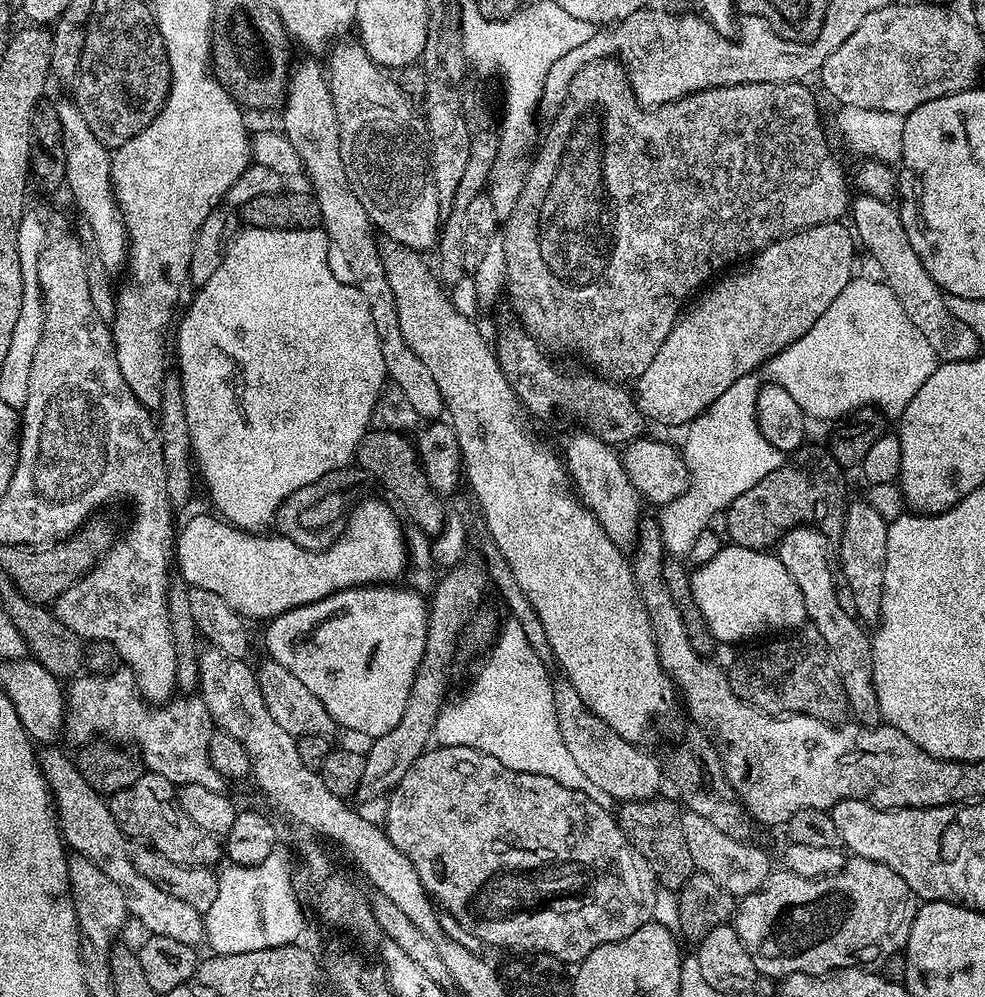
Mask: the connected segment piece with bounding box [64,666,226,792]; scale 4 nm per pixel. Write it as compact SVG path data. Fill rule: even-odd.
M121 666L111 676L94 676L80 674L69 679L66 684L66 711L64 713L65 739L77 746L84 746L104 733L114 734L118 738L134 738L142 742L146 757L150 760L148 771L162 774L174 786L198 785L208 790L223 791L226 786L224 777L218 774L210 762L209 744L214 731L214 723L206 702L196 694L180 694L175 698L161 703L159 706L149 706L136 686L136 675L127 666Z

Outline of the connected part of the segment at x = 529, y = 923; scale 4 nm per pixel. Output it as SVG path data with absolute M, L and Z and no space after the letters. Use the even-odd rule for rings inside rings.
M432 746L429 747L423 755L418 757L414 764L410 766L409 770L407 770L402 780L398 782L394 789L387 793L385 820L382 827L384 833L390 838L390 842L410 860L414 866L414 870L418 872L418 878L422 880L422 886L428 891L428 895L432 897L433 901L435 901L441 909L444 907L454 919L460 920L456 921L459 927L464 928L470 934L474 934L474 938L478 938L481 945L487 946L487 944L493 944L496 948L525 948L525 953L528 954L545 952L546 955L553 956L553 958L563 962L565 965L576 966L594 950L598 950L598 946L606 946L607 944L618 942L622 938L634 934L634 930L653 923L654 902L656 901L656 893L658 891L658 881L655 871L652 865L648 863L648 859L633 846L631 840L626 838L626 834L619 826L617 817L613 815L609 809L598 806L598 802L594 802L594 798L590 798L585 792L570 790L570 786L562 786L562 782L554 782L554 778L546 778L542 774L526 774L518 770L510 770L506 766L502 766L502 762L498 762L498 758L494 758L485 752L474 750L470 746L446 746L445 748Z

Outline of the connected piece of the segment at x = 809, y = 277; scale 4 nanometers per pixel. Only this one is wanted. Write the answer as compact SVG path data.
M837 222L834 224L810 226L806 230L795 232L793 236L787 236L763 248L761 252L751 257L750 262L743 265L745 268L741 272L729 271L727 274L721 275L711 286L705 287L681 311L676 325L672 327L670 334L666 338L666 342L662 342L658 354L654 354L654 360L650 362L650 366L646 366L646 372L634 382L634 388L636 388L634 399L638 407L640 407L642 415L649 421L657 420L660 424L681 424L681 426L687 426L693 420L697 420L713 402L718 398L722 398L722 394L726 394L726 390L730 390L730 386L734 386L734 382L738 382L738 378L753 375L757 371L755 368L763 369L773 356L777 356L786 346L790 346L795 340L802 338L802 334L806 334L806 330L810 330L814 326L814 322L818 322L818 318L822 318L822 314L826 314L826 310L830 310L830 306L838 298L838 294L842 294L842 290L846 290L846 286L854 278L852 267L856 264L856 248L858 252L857 237L847 223Z

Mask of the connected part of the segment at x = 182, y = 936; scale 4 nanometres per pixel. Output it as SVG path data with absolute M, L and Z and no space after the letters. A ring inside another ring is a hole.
M60 746L41 747L38 759L48 783L48 790L52 793L56 818L60 821L65 845L75 853L90 858L98 866L98 870L106 874L106 878L112 879L119 886L126 898L129 917L133 921L137 920L145 928L145 933L174 938L174 942L199 945L199 940L201 942L205 939L205 917L198 910L194 910L190 902L174 898L174 894L162 890L154 882L150 882L150 878L138 874L132 861L133 849L128 848L129 837L124 835L118 822L114 822L111 807L88 784L77 767L77 761L72 756L68 757L62 749Z

